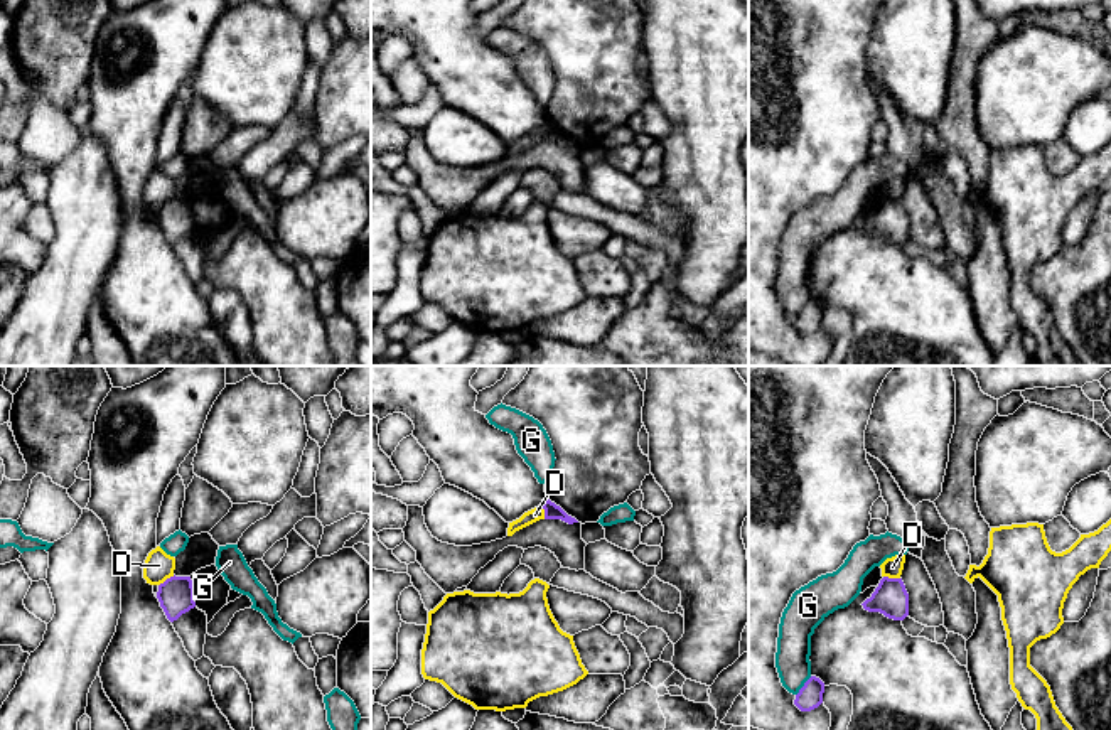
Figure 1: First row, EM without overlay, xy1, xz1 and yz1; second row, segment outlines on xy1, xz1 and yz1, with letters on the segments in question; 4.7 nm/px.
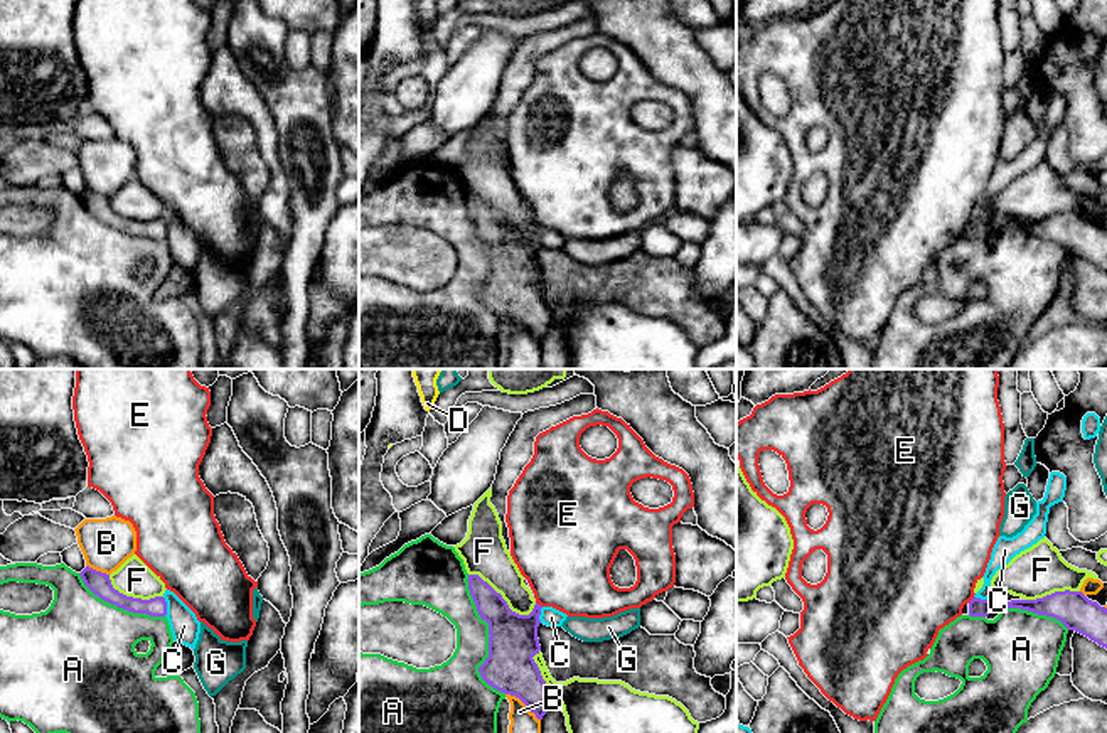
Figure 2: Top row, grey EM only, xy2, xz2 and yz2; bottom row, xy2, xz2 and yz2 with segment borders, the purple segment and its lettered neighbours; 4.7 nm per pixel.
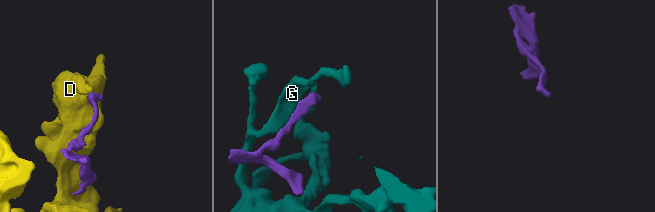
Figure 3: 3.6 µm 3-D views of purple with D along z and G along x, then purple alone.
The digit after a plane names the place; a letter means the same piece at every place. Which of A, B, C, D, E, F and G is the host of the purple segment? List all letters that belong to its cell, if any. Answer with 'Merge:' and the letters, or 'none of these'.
Merge: none of these

